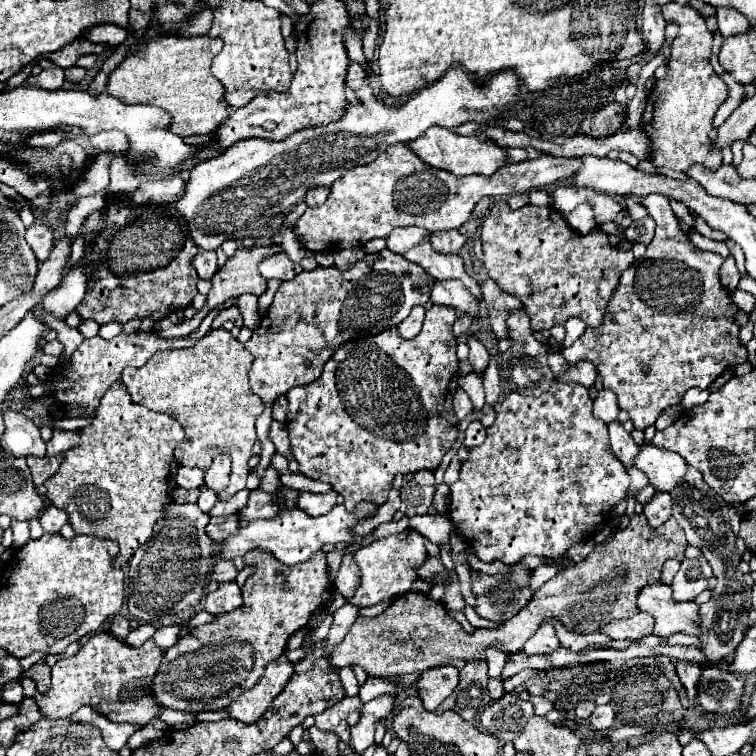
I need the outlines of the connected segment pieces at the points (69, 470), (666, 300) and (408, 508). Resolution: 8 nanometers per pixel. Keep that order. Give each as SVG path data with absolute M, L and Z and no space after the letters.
M115 383L103 395L93 423L81 429L81 443L65 453L59 471L45 481L45 493L55 507L69 513L69 523L77 535L97 535L117 541L119 555L113 563L115 567L121 567L143 543L147 543L155 523L165 515L165 507L173 503L173 491L177 487L175 475L179 469L173 451L183 443L183 439L185 433L173 417L133 403L127 387Z
M647 195L641 199L641 205L657 223L653 241L647 245L645 255L623 271L619 287L607 305L603 325L597 329L587 327L569 349L563 349L563 357L569 365L591 361L597 367L603 387L617 395L619 407L629 413L635 429L653 425L667 407L681 403L687 389L707 389L723 371L735 369L747 361L747 347L739 341L741 327L735 323L739 307L731 301L729 291L719 281L723 257L693 247L679 227L677 217L669 207L669 199L663 195Z
M421 469L417 473L407 473L401 485L401 513L407 517L425 515L435 493L433 471Z

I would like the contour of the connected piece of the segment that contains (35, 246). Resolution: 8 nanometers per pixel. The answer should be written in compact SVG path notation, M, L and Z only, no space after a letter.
M35 221L35 225L27 229L25 239L27 239L29 247L33 249L37 261L43 263L43 261L49 257L51 247L53 247L53 231L47 229L45 225L41 225L39 221Z

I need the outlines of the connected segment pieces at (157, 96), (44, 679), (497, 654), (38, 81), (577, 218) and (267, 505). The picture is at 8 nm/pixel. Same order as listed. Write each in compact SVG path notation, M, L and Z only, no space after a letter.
M161 37L161 41L145 45L145 53L125 57L125 61L109 75L107 93L123 103L147 103L169 111L173 117L173 131L181 137L217 133L219 125L231 113L231 107L223 97L223 85L209 73L209 61L221 47L221 37Z
M39 661L39 663L35 663L29 671L25 671L23 675L31 677L31 679L35 681L39 693L47 693L47 689L49 689L49 675L51 675L51 669L49 669L47 663Z
M492 647L487 648L485 653L489 663L489 677L492 678L492 673L497 673L497 678L500 678L504 665L508 659L508 655Z
M51 67L51 69L43 69L37 77L35 75L29 75L27 81L33 85L33 87L39 87L39 89L47 89L47 91L55 91L59 89L63 83L65 83L65 73L61 67Z
M579 205L569 217L567 217L567 223L581 235L587 235L593 227L595 227L595 221L593 221L593 211L589 209L589 205Z
M259 487L249 493L247 505L241 511L237 511L241 525L247 525L258 519L273 519L277 515L279 515L279 505L277 505L275 495L263 491Z

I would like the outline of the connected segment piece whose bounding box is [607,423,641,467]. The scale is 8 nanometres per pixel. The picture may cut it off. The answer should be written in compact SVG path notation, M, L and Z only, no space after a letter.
M609 423L607 427L609 427L609 441L613 453L625 467L633 467L633 461L641 451L641 447L631 439L631 435L623 429L621 423Z

